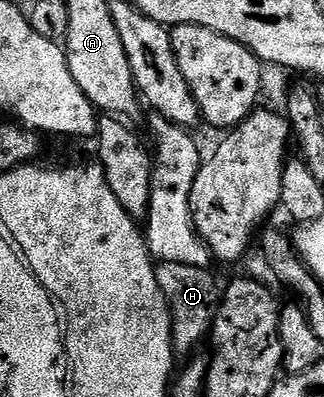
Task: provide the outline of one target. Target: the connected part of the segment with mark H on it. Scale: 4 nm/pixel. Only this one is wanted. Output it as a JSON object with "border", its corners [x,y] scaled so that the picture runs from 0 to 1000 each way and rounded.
{"border":[[[506,657],[488,660],[475,680],[497,741],[525,781],[525,834],[531,836],[537,889],[556,902],[583,899],[605,887],[599,884],[605,872],[633,846],[639,854],[657,829],[660,801],[682,758],[679,720],[670,720],[664,700],[651,690],[654,680],[642,675]]]}

